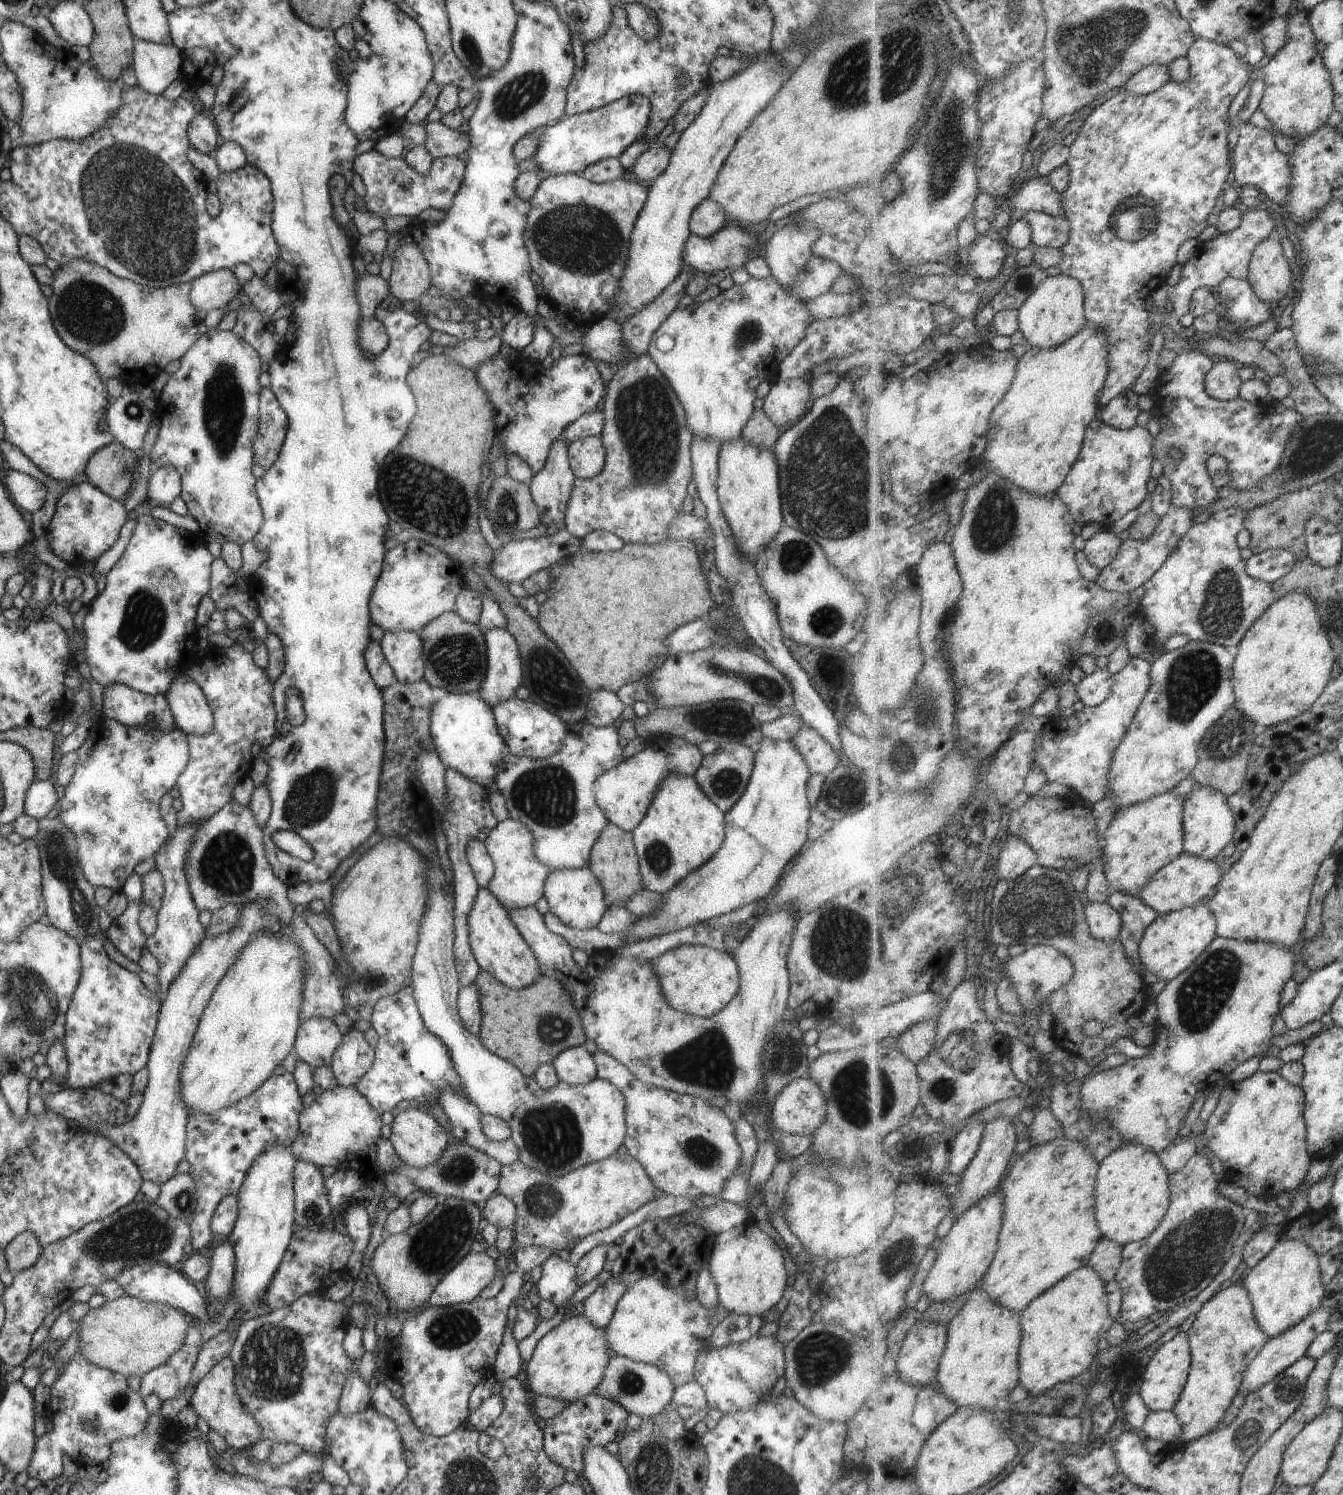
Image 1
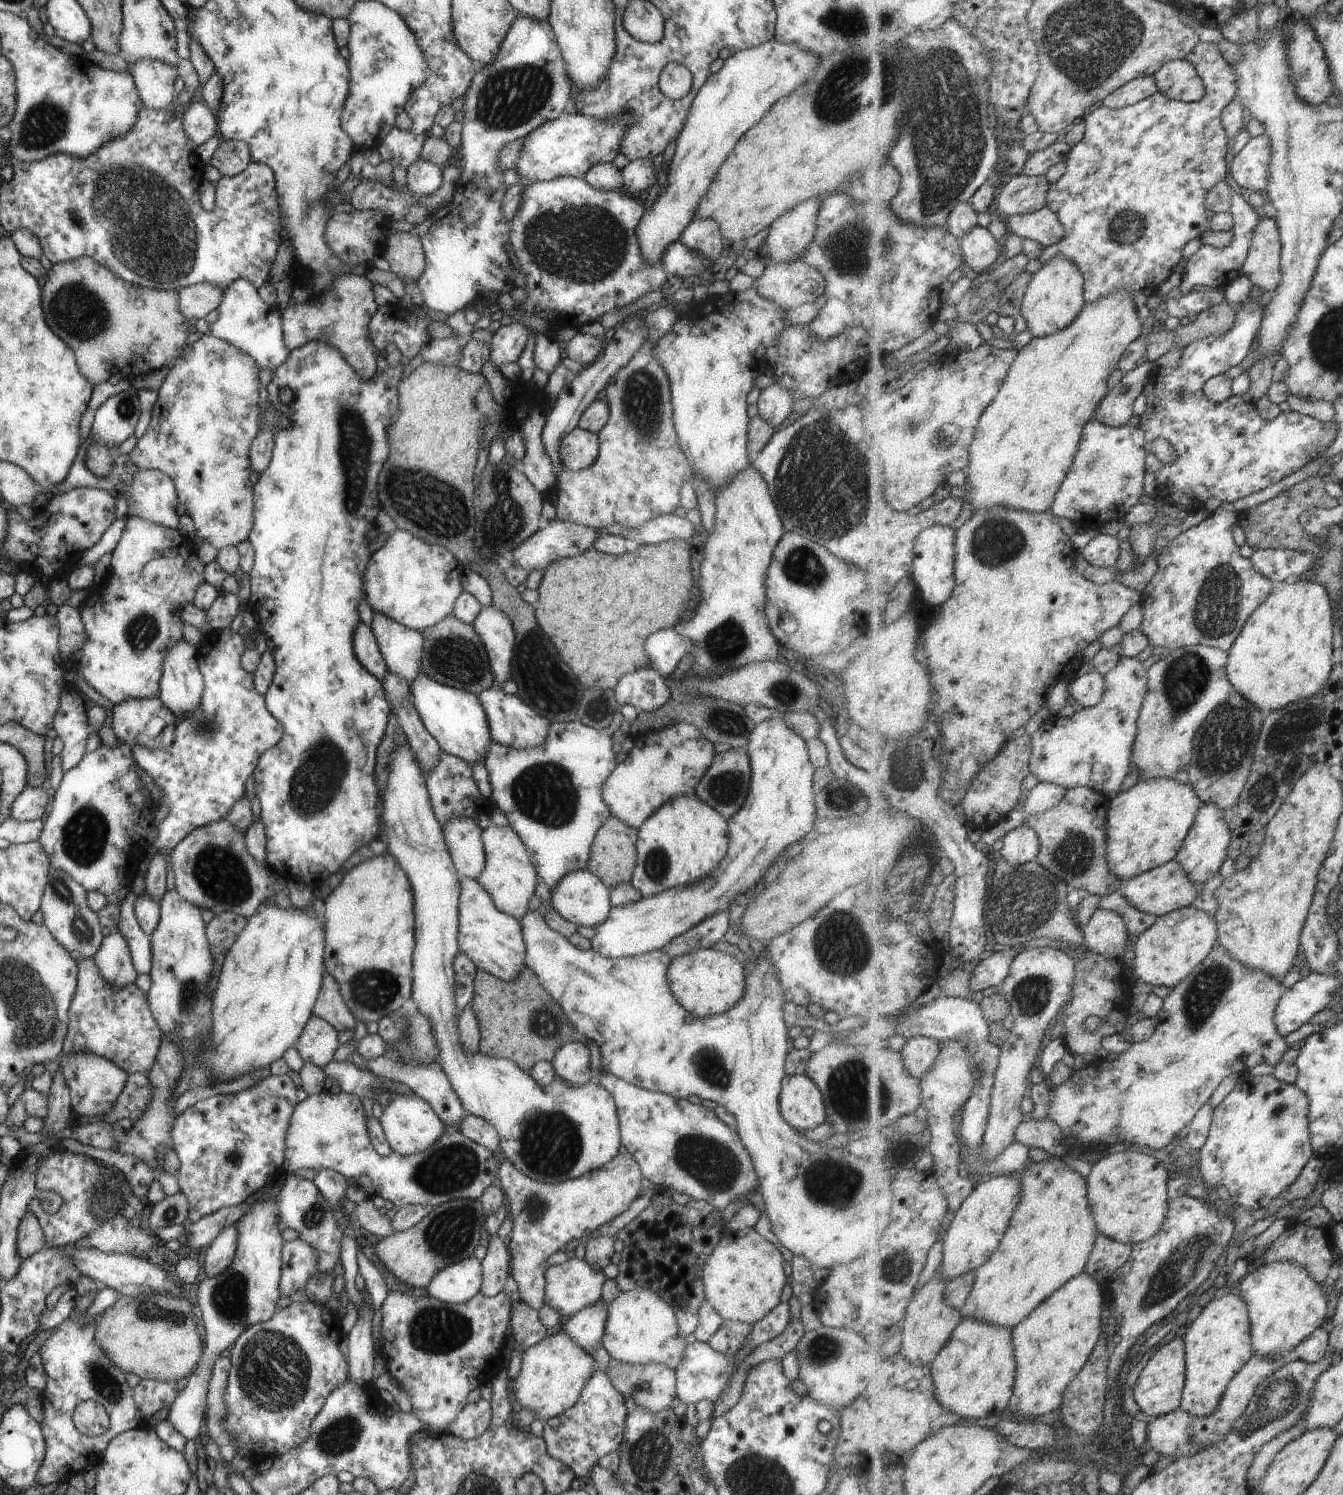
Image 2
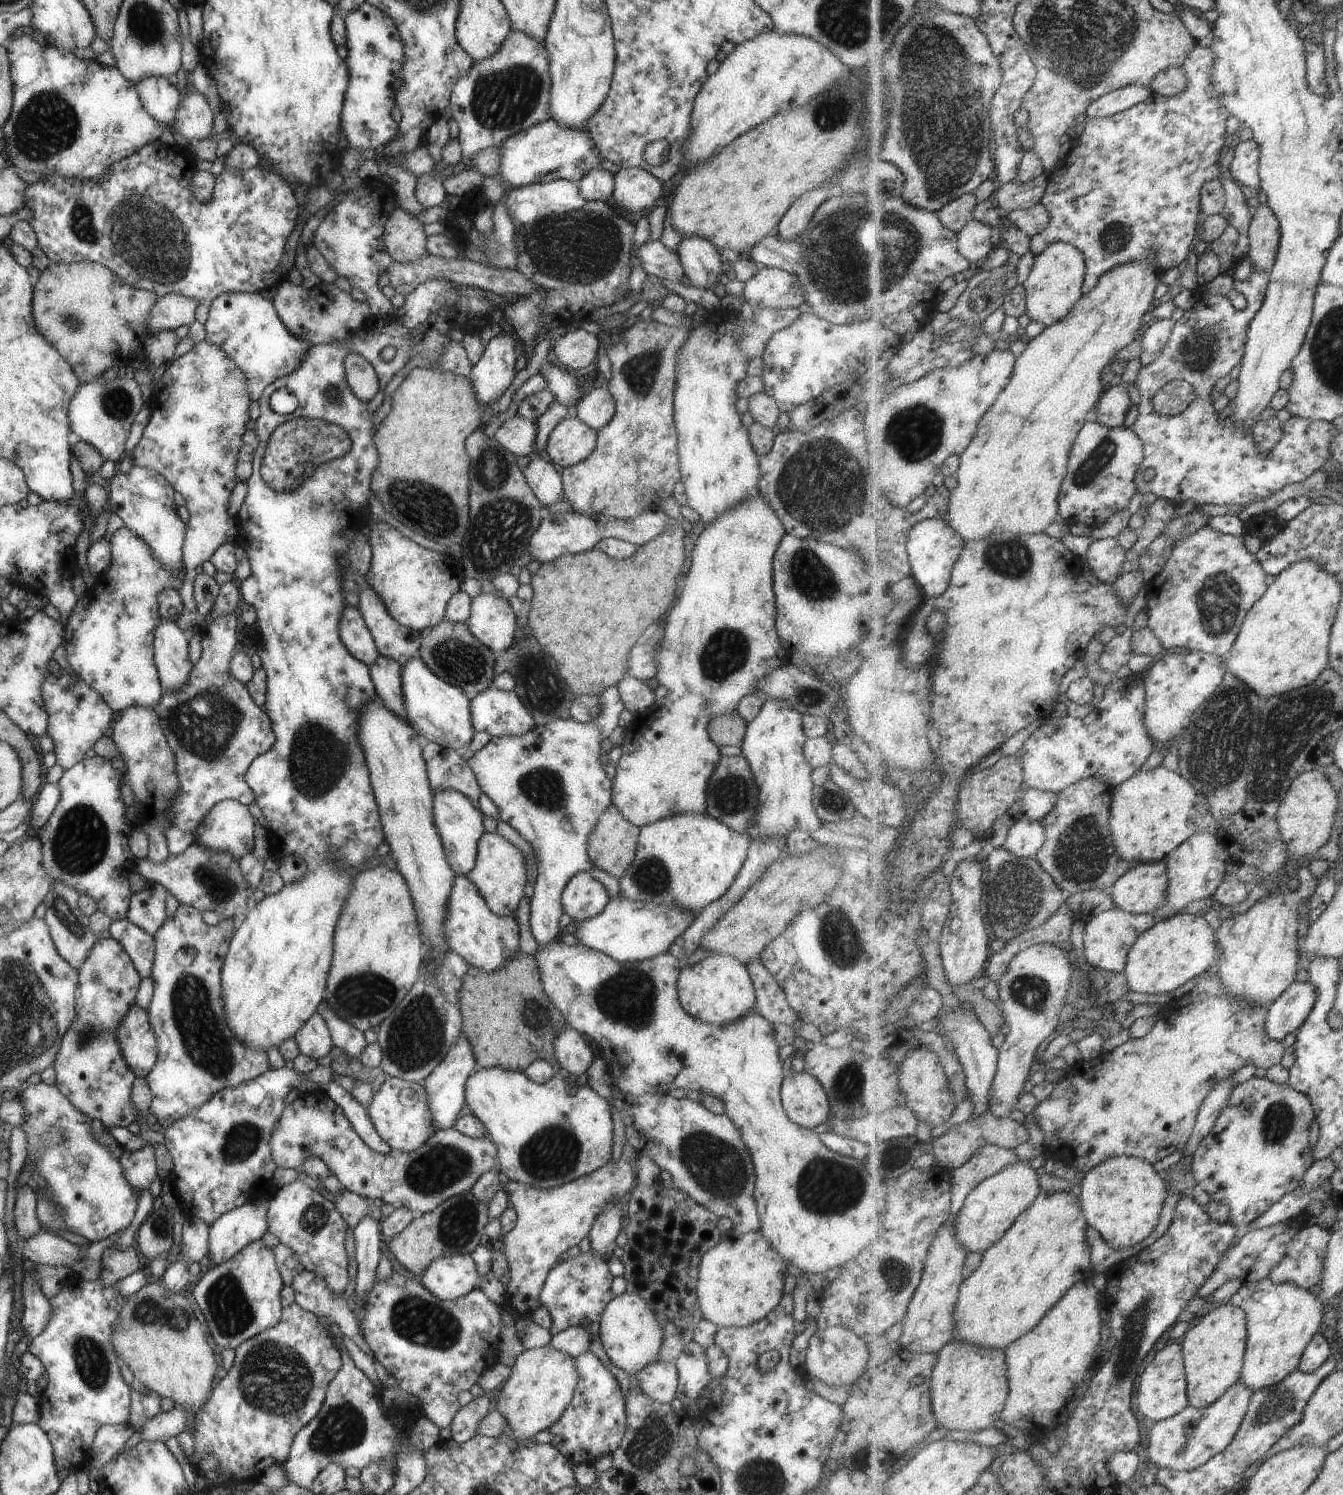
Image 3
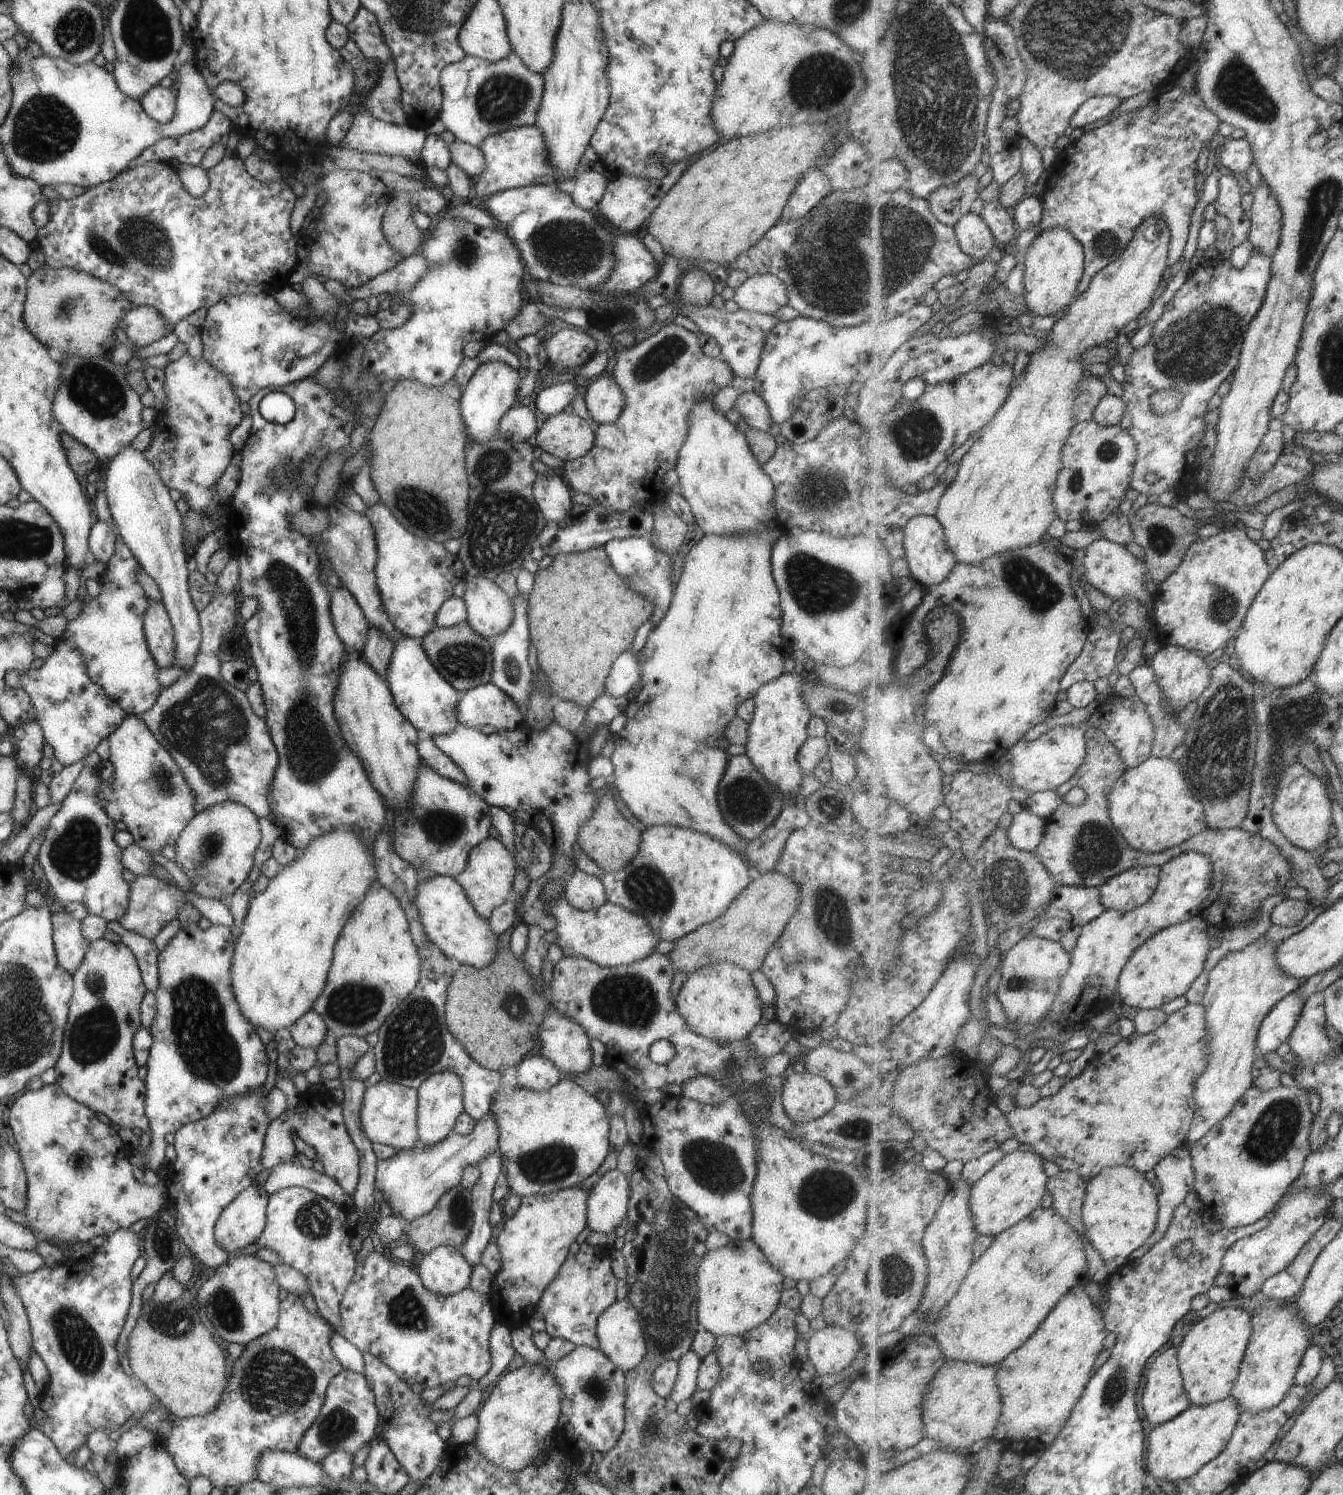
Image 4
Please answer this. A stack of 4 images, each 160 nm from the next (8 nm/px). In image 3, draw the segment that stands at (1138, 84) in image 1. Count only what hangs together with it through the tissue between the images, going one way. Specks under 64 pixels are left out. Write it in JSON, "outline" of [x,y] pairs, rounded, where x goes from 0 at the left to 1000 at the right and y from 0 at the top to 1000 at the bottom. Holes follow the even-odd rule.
{"outline":[[[841,57],[821,64],[819,66],[814,68],[809,74],[808,79],[818,80],[827,78],[836,74],[841,74],[848,69],[853,68],[859,62],[858,58],[850,57]]]}

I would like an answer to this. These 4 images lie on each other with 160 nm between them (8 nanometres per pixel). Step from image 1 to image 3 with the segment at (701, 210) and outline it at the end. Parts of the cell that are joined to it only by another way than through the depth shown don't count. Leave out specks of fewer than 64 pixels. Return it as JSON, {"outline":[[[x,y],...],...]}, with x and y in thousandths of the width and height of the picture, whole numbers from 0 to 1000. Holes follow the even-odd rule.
{"outline":[[[521,158],[508,159],[504,164],[503,169],[506,175],[509,181],[509,189],[519,193],[531,193],[533,186],[538,182],[537,180],[537,173],[535,173],[535,166],[526,159]]]}

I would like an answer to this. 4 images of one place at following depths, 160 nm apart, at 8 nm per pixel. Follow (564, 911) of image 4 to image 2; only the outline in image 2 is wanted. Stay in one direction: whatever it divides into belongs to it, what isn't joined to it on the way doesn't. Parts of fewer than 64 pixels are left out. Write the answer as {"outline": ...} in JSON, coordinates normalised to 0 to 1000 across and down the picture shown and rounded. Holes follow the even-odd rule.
{"outline":[[[582,478],[564,483],[558,488],[555,504],[558,510],[558,525],[551,541],[541,548],[542,565],[533,581],[525,587],[513,592],[494,595],[484,600],[478,599],[474,603],[455,607],[448,618],[444,619],[439,628],[440,635],[450,641],[472,640],[475,638],[489,636],[501,627],[506,625],[523,615],[542,609],[546,601],[551,598],[559,599],[566,593],[568,583],[576,577],[587,565],[599,561],[605,554],[608,546],[605,518],[606,512],[602,510],[599,496],[595,494],[582,482]]]}

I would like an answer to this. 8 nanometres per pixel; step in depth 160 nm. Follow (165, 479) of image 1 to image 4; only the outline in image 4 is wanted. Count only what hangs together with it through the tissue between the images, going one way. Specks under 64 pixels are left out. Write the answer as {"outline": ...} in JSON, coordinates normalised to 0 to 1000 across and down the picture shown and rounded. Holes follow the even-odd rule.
{"outline":[[[93,298],[77,314],[74,326],[77,327],[85,348],[86,357],[99,370],[106,383],[119,393],[119,403],[124,409],[130,424],[130,445],[138,445],[137,449],[144,443],[150,428],[147,408],[144,405],[140,395],[140,384],[138,379],[139,371],[136,360],[136,345],[130,340],[117,314],[108,308],[106,303]]]}

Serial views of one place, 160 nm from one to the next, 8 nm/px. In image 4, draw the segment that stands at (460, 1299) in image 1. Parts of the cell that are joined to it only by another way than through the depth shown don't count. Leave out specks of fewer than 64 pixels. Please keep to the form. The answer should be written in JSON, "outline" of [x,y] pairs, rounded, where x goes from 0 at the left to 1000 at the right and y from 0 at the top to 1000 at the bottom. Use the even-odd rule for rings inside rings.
{"outline":[[[326,833],[316,839],[310,845],[315,860],[327,867],[338,866],[348,862],[351,848],[339,835]]]}

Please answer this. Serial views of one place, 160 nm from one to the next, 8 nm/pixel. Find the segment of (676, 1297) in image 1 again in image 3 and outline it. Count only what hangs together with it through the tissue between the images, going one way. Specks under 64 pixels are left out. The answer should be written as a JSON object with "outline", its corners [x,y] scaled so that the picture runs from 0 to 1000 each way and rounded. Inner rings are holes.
{"outline":[[[474,865],[457,867],[448,877],[445,894],[456,914],[471,920],[478,914],[490,910],[494,890],[482,871]]]}

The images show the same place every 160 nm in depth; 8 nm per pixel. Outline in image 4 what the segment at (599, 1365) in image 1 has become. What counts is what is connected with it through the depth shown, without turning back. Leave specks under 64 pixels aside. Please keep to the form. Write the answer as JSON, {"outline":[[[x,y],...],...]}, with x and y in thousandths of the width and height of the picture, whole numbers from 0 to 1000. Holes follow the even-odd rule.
{"outline":[[[390,910],[388,914],[375,919],[367,927],[354,946],[354,960],[351,965],[366,980],[380,984],[388,983],[398,978],[403,972],[408,971],[404,963],[415,953],[419,934],[417,926],[404,912]]]}

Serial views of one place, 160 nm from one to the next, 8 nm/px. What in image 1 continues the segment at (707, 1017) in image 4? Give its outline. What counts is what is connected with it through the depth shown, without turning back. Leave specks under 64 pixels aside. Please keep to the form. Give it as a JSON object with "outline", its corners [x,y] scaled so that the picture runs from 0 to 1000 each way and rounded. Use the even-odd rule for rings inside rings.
{"outline":[[[526,632],[501,633],[484,644],[497,672],[510,678],[527,680],[541,672],[550,662],[550,647],[545,639]]]}

